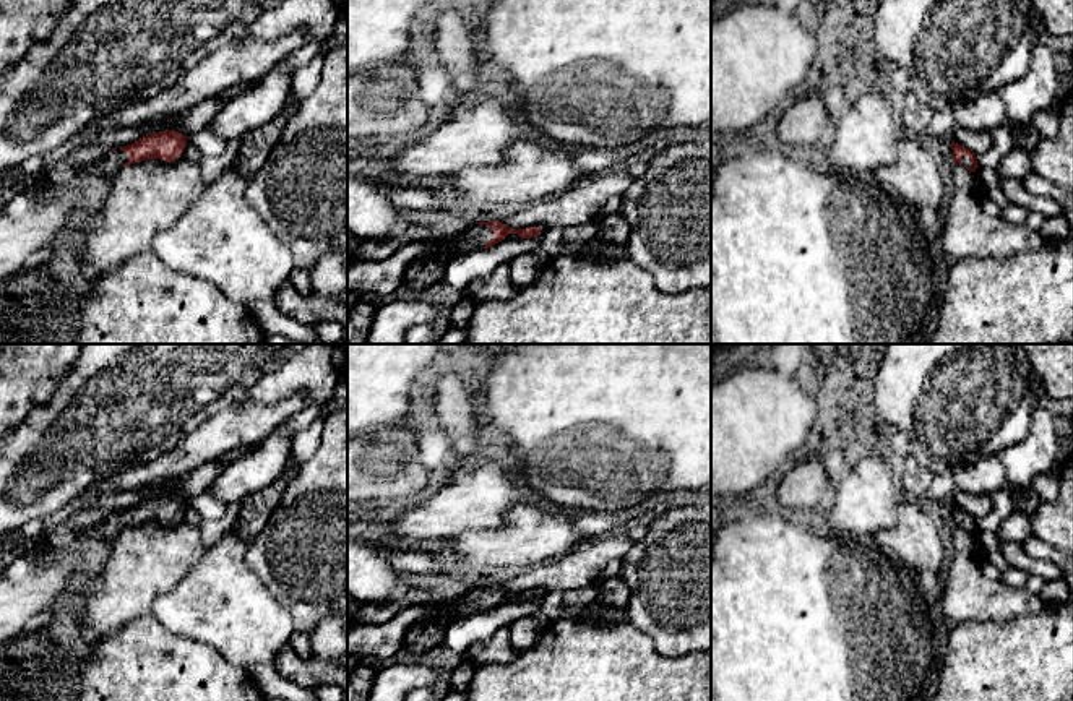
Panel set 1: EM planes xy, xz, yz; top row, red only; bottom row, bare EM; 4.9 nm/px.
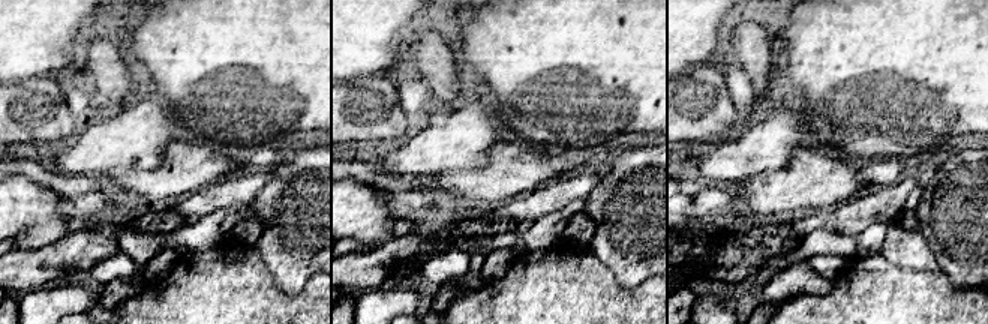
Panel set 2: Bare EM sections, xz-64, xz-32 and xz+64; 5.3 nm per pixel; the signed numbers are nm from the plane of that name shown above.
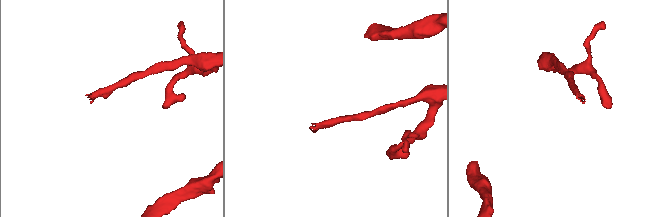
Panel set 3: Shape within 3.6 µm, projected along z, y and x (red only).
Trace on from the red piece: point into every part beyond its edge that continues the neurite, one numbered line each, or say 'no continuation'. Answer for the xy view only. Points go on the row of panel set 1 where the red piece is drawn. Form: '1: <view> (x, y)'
1: xy (109, 166)

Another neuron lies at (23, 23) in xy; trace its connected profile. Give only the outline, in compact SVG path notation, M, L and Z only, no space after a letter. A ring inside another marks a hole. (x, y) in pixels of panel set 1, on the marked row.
M0 0L0 76L8 73L39 41L50 36L71 0Z

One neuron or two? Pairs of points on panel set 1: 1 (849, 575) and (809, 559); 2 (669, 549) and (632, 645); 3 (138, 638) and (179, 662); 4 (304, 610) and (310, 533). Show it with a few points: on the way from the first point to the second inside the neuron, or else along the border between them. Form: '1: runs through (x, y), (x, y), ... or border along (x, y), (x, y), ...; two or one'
1: runs through (840, 575), (825, 575), (818, 568); one
2: border along (632, 622), (663, 657); two
3: runs through (148, 648), (163, 662), (169, 662); one
4: runs through (309, 591), (310, 552); one

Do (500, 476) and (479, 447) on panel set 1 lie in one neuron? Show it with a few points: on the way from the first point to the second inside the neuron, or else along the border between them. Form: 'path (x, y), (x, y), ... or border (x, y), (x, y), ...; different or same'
border (484, 455), (479, 460); different

